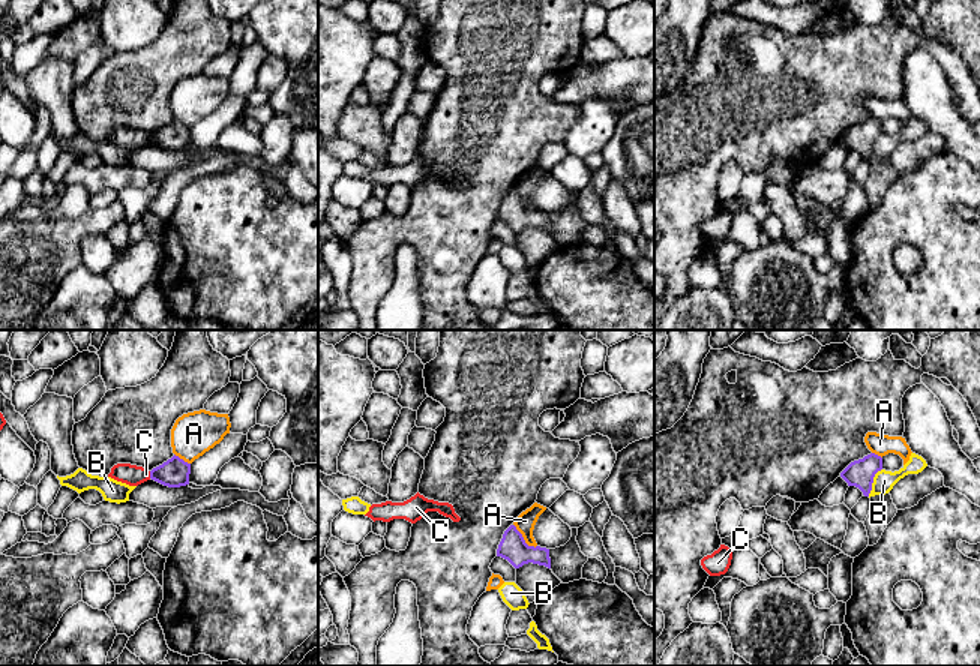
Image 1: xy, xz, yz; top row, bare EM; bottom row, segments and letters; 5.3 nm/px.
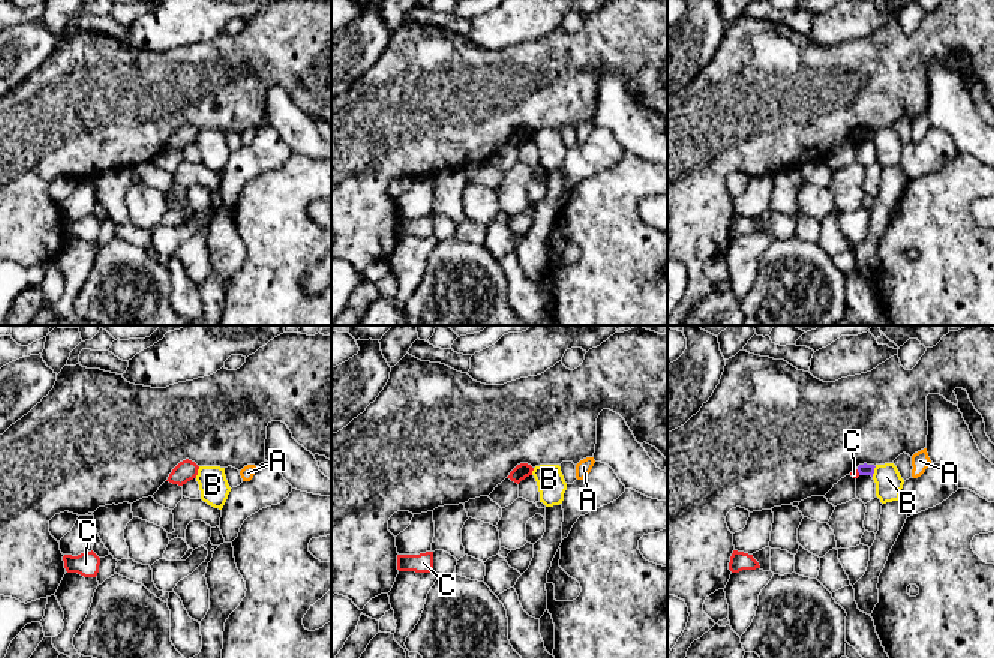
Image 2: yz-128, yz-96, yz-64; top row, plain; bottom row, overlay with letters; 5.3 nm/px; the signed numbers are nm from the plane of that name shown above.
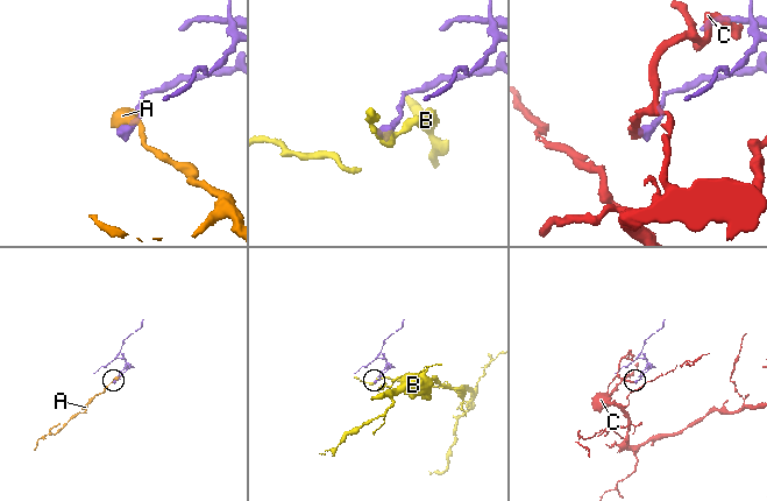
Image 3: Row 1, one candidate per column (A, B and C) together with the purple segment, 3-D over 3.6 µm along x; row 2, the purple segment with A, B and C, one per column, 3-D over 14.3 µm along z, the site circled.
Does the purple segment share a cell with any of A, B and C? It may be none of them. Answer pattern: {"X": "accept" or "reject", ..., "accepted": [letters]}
{"A": "reject", "B": "reject", "C": "reject", "accepted": []}

